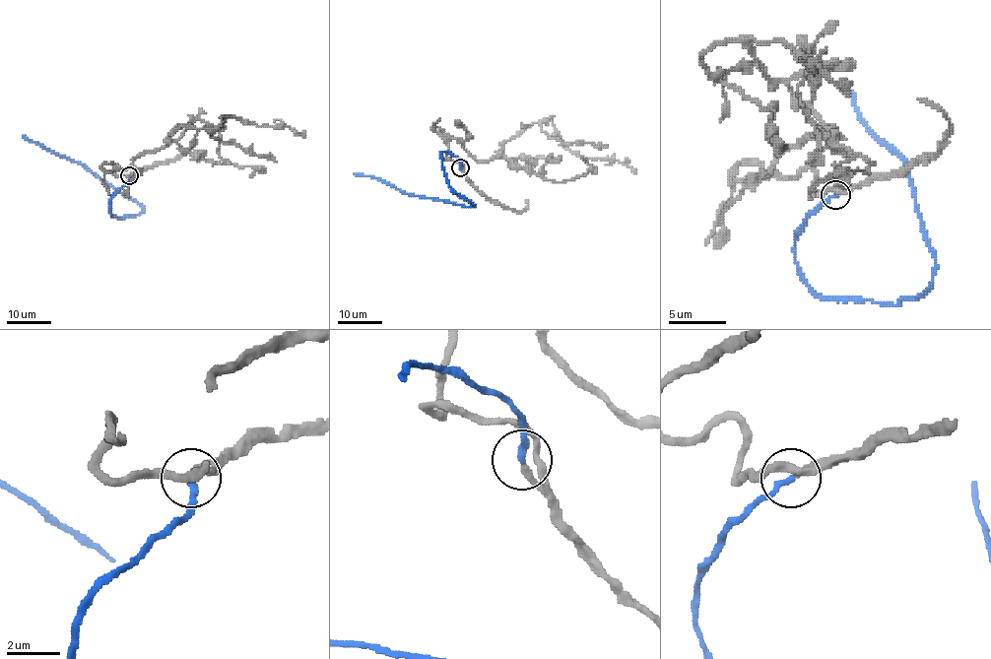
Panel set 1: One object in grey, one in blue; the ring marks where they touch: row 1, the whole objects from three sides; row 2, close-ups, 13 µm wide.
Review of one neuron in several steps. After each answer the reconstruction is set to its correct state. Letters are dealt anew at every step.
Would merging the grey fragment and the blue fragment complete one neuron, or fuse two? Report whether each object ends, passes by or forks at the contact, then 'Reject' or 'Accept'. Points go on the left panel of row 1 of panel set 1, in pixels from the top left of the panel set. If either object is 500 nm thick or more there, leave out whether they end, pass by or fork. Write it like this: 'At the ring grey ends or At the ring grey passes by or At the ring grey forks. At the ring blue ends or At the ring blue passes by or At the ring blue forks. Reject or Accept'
At the ring grey ends. At the ring blue ends. Accept

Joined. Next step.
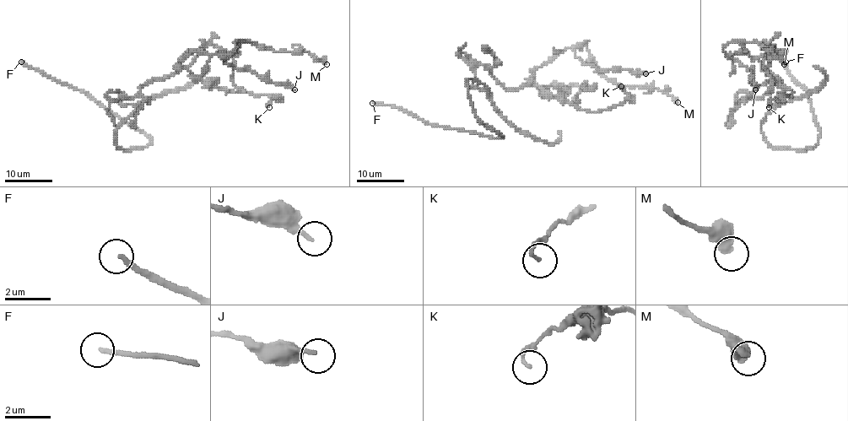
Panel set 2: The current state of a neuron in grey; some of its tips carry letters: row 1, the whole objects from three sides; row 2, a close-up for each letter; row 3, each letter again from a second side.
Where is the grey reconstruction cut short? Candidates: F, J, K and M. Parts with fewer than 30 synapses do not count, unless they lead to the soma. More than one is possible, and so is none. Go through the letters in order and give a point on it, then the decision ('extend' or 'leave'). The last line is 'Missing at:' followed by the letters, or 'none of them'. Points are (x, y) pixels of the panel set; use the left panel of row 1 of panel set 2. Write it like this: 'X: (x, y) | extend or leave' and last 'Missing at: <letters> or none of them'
F: (21, 62) | extend
J: (294, 89) | leave
K: (269, 107) | leave
M: (326, 64) | leave
Missing at: F

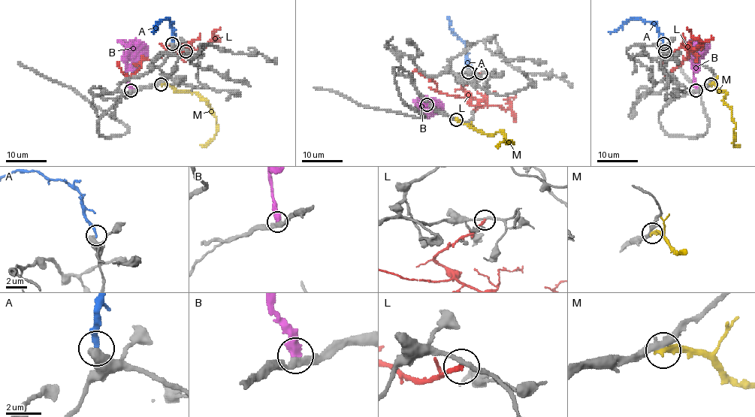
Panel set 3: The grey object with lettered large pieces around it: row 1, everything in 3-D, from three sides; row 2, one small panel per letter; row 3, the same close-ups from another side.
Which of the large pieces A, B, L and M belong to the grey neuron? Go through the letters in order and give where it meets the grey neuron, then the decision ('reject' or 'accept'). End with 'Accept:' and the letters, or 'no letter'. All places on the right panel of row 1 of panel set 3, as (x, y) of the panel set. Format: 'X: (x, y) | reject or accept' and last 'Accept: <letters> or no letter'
A: (663, 43) | reject
B: (696, 90) | reject
L: (665, 51) | reject
M: (711, 84) | reject
Accept: no letter

